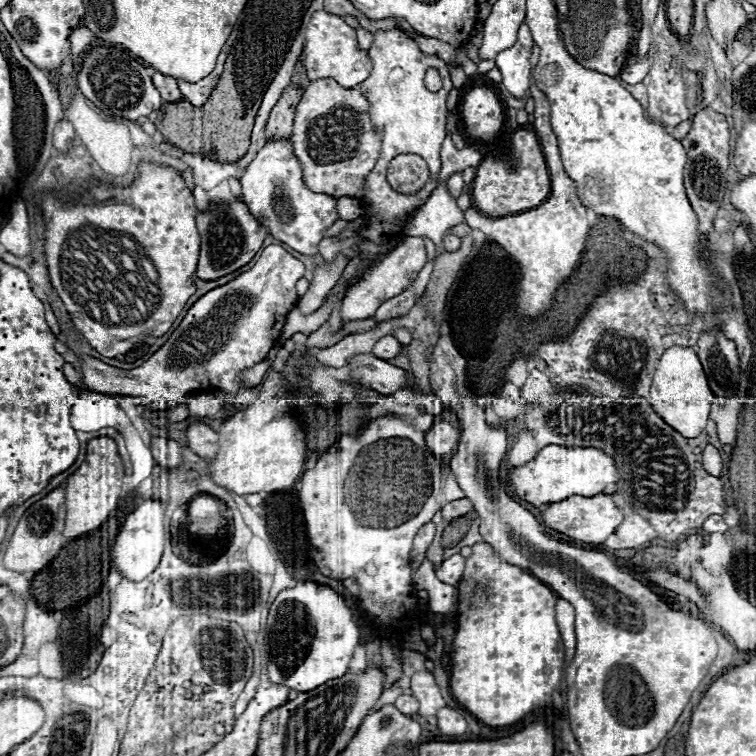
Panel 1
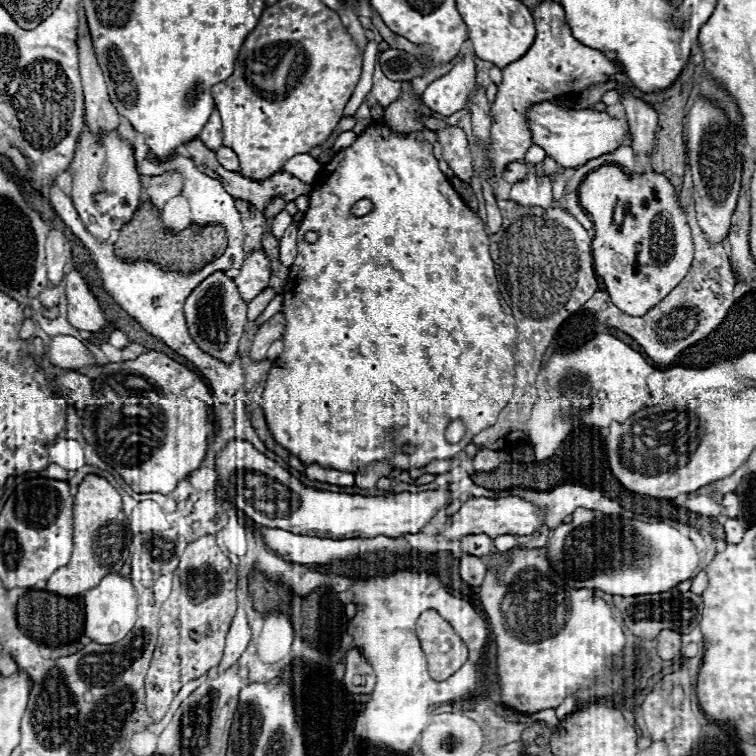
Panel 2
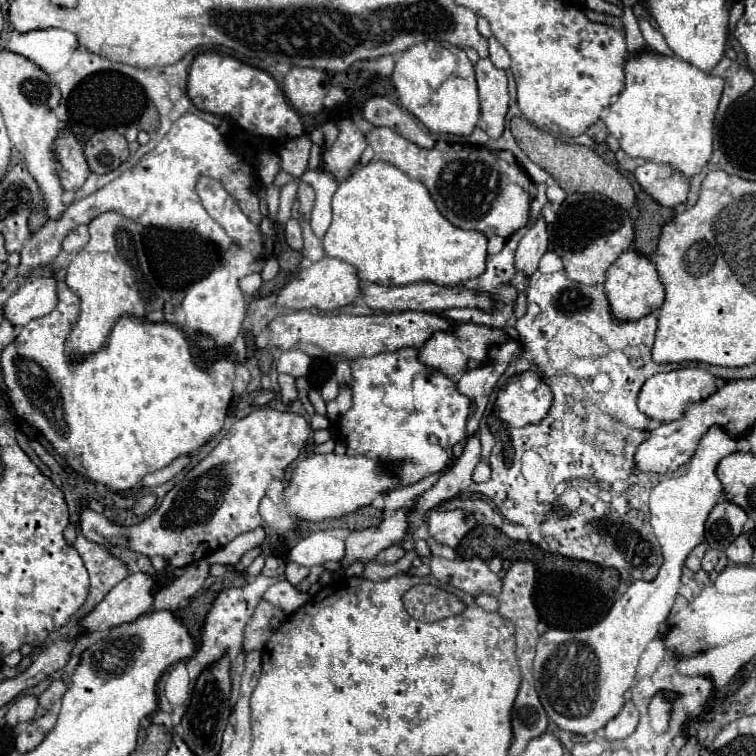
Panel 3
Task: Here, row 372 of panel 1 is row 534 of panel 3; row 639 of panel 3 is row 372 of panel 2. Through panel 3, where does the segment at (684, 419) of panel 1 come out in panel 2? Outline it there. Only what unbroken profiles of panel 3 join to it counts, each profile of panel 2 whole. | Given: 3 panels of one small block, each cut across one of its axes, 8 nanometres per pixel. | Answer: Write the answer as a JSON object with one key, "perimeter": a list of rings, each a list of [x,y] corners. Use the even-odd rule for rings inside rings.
{"perimeter":[[[596,334],[590,342],[570,352],[554,352],[550,362],[538,372],[538,402],[528,422],[536,460],[548,460],[580,424],[606,428],[612,422],[622,424],[642,410],[650,396],[646,378],[652,372],[654,366],[642,354],[610,334]]]}

